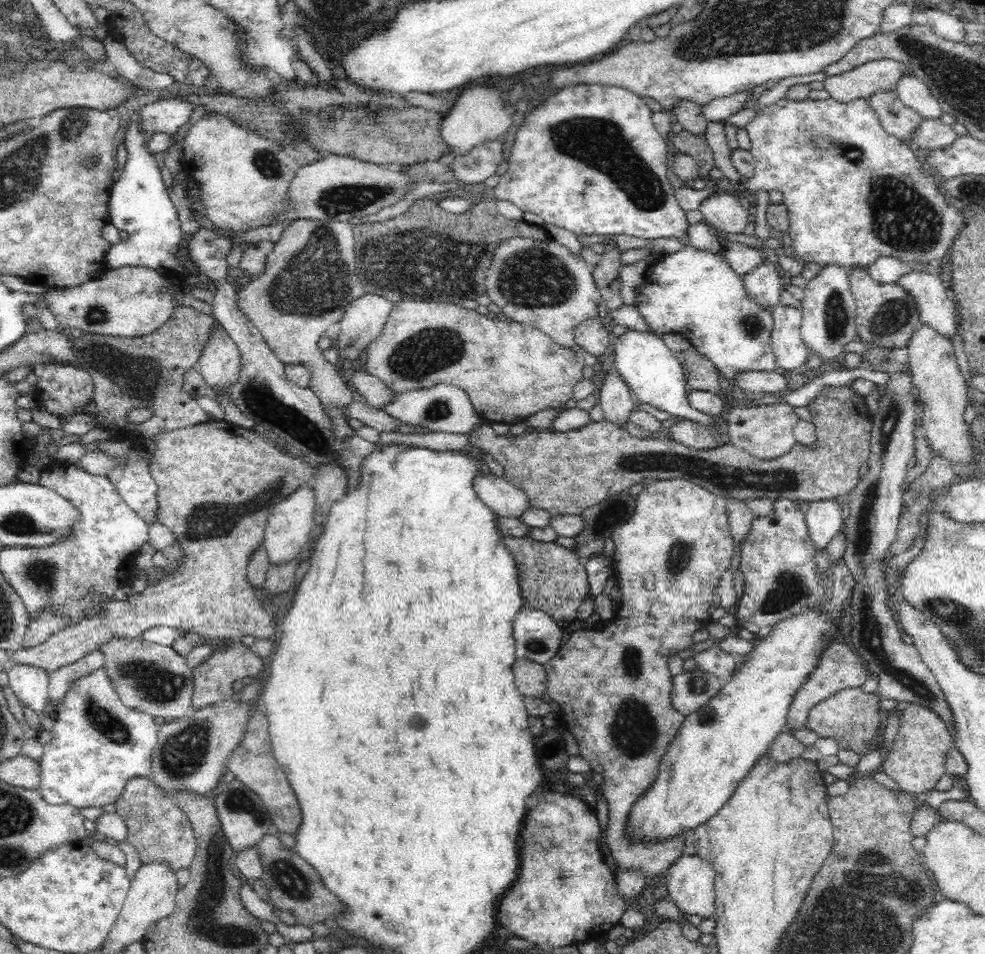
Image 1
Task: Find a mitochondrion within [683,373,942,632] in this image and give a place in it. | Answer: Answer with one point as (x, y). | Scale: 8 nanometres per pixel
(789, 588)

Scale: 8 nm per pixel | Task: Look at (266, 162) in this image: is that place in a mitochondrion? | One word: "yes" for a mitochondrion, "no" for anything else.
yes

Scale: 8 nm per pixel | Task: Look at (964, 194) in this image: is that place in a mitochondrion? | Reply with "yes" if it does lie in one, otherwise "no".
yes

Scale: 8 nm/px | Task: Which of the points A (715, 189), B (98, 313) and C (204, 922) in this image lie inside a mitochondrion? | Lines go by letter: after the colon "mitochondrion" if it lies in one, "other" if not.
A: other
B: mitochondrion
C: mitochondrion

